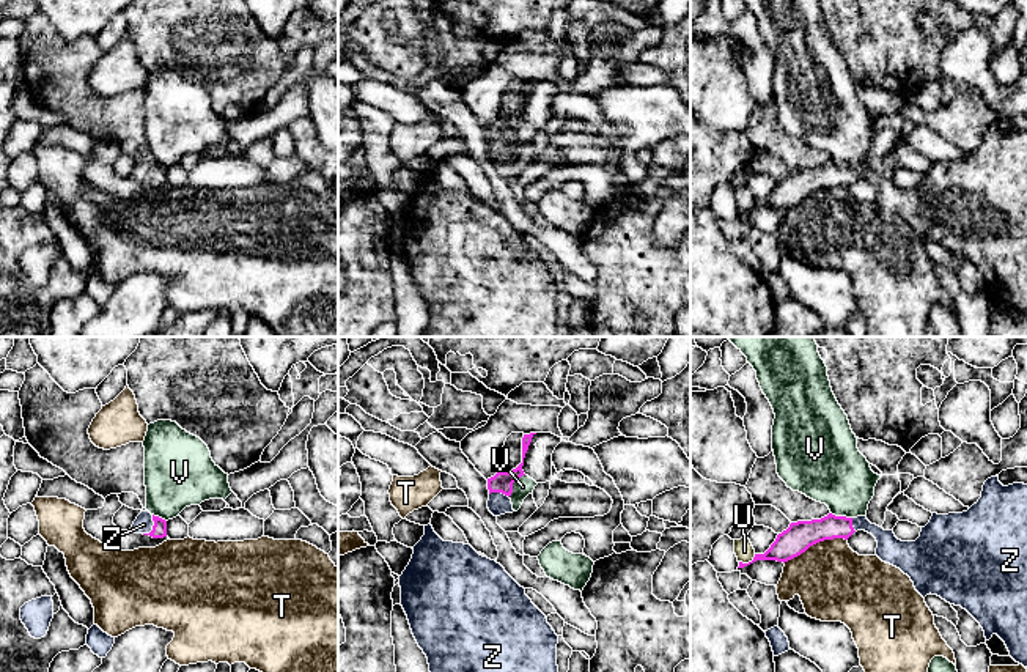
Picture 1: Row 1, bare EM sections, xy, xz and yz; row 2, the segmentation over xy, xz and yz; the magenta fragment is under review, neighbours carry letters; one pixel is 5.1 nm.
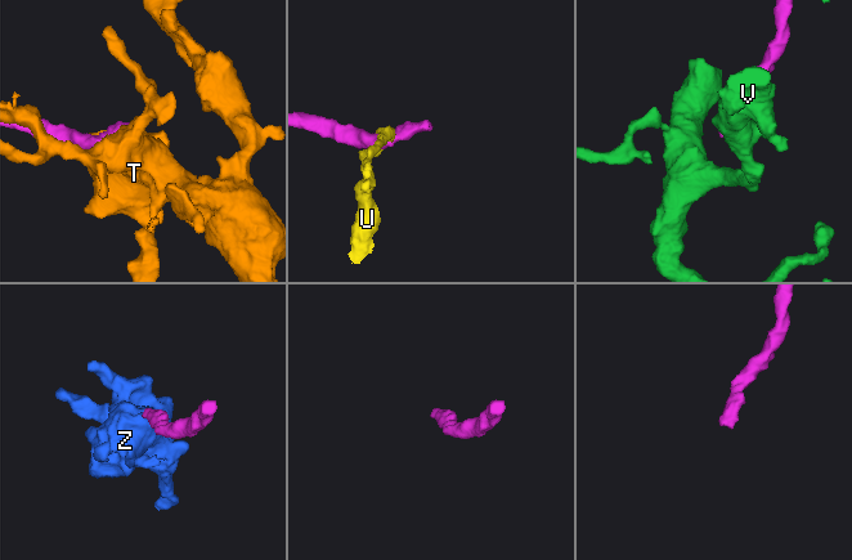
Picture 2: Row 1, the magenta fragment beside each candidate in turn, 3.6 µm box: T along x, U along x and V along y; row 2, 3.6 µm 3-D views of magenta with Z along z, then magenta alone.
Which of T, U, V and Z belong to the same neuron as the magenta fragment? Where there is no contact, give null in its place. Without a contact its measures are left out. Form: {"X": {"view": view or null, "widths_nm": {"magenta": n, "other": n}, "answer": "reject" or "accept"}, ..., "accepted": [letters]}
{"T": {"view": "yz", "widths_nm": {"magenta": 150, "other": 380}, "answer": "reject"}, "U": {"view": "yz", "widths_nm": {"magenta": 150, "other": 100}, "answer": "reject"}, "V": {"view": "xz", "widths_nm": {"magenta": 110, "other": 100}, "answer": "reject"}, "Z": {"view": "xy", "widths_nm": {"magenta": 80, "other": 100}, "answer": "accept"}, "accepted": ["Z"]}

